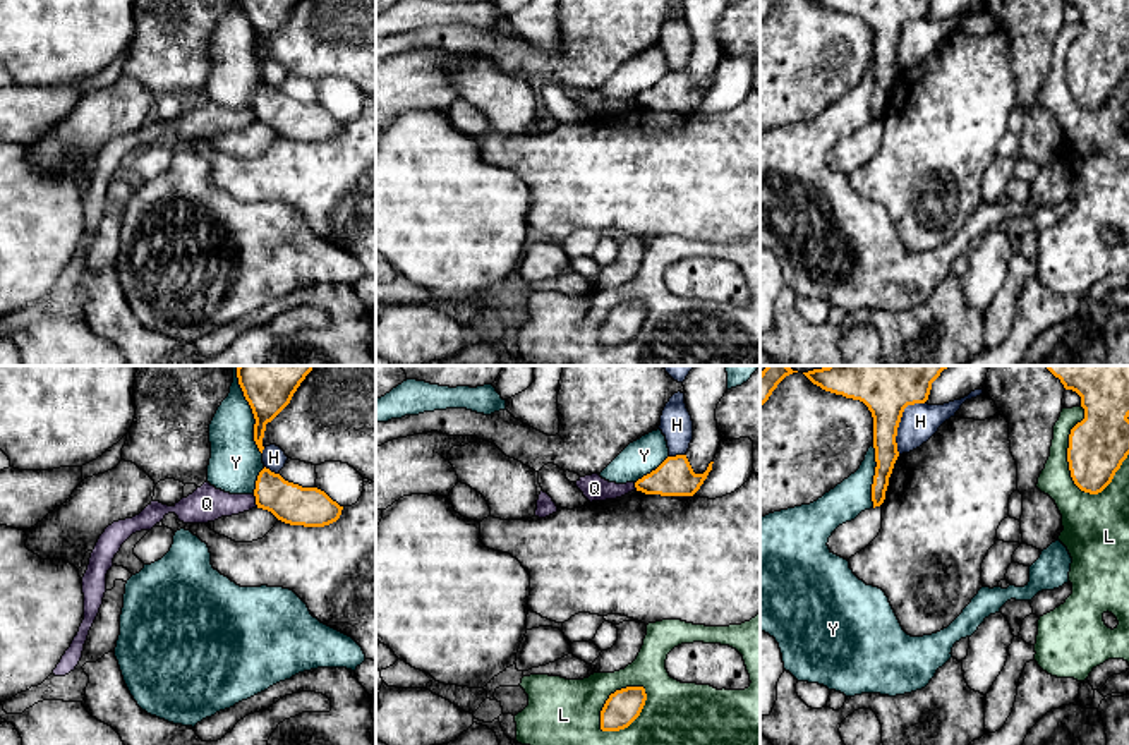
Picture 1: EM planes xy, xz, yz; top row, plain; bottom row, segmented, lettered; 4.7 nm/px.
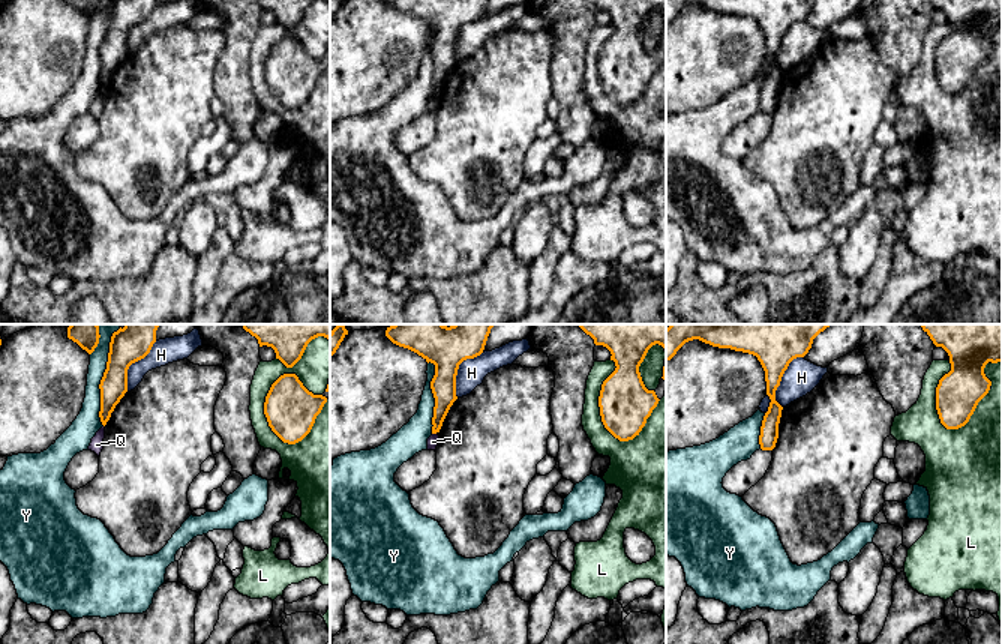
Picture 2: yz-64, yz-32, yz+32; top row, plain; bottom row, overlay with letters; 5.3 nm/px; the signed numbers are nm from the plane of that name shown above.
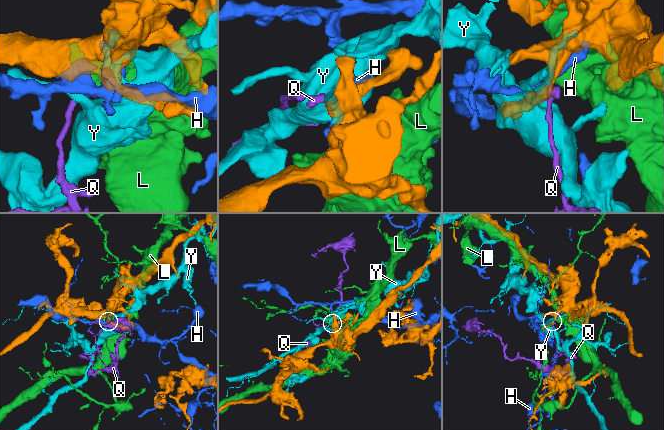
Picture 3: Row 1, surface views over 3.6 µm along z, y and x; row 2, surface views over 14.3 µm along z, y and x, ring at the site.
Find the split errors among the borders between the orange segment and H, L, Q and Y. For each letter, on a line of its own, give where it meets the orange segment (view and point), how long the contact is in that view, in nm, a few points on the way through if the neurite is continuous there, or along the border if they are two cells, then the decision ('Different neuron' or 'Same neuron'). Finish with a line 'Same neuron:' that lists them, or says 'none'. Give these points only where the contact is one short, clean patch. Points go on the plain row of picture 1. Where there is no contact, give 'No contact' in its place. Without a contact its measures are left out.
H: Touches orange at yz (899, 36). Shared border 280 nm. Different neuron
L: Touches orange at yz (1068, 71). Shared border 440 nm. Different neuron
Q: Touches orange at xy (256, 115). Shared border 60 nm. Boundary: xy (253, 110), (258, 121). Different neuron
Y: Touches orange at xy (254, 33). Shared border 340 nm. Different neuron
Same neuron: none

